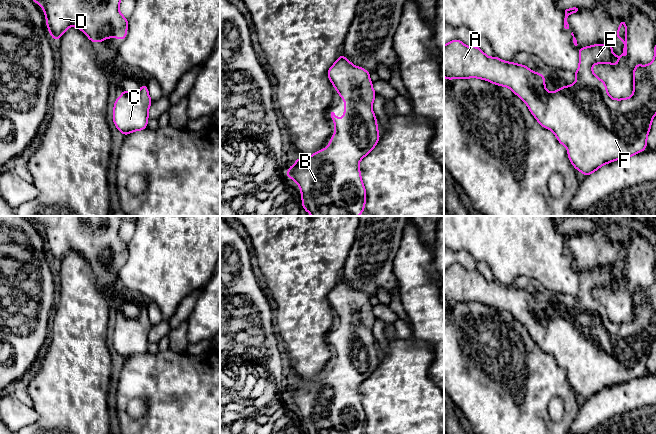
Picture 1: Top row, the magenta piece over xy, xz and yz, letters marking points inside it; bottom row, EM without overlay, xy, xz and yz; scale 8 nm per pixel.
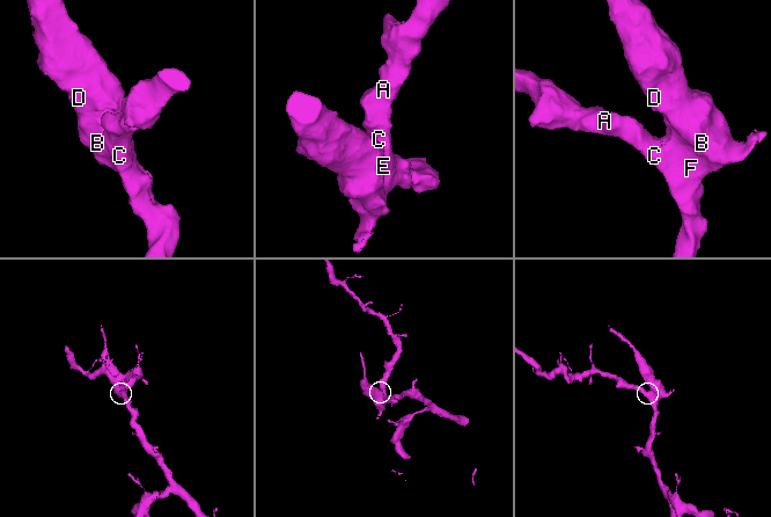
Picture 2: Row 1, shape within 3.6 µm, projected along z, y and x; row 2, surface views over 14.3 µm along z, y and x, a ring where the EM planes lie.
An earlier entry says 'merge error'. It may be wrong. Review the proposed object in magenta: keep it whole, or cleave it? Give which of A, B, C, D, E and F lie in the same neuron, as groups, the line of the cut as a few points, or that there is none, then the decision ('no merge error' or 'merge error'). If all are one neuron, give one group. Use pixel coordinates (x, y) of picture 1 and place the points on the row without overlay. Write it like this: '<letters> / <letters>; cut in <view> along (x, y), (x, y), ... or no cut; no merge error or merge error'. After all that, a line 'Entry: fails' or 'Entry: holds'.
A B C D E F; no cut; no merge error
Entry: fails

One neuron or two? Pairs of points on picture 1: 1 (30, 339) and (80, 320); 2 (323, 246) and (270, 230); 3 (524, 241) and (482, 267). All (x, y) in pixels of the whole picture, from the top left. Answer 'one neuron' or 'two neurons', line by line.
1: two neurons
2: one neuron
3: two neurons

